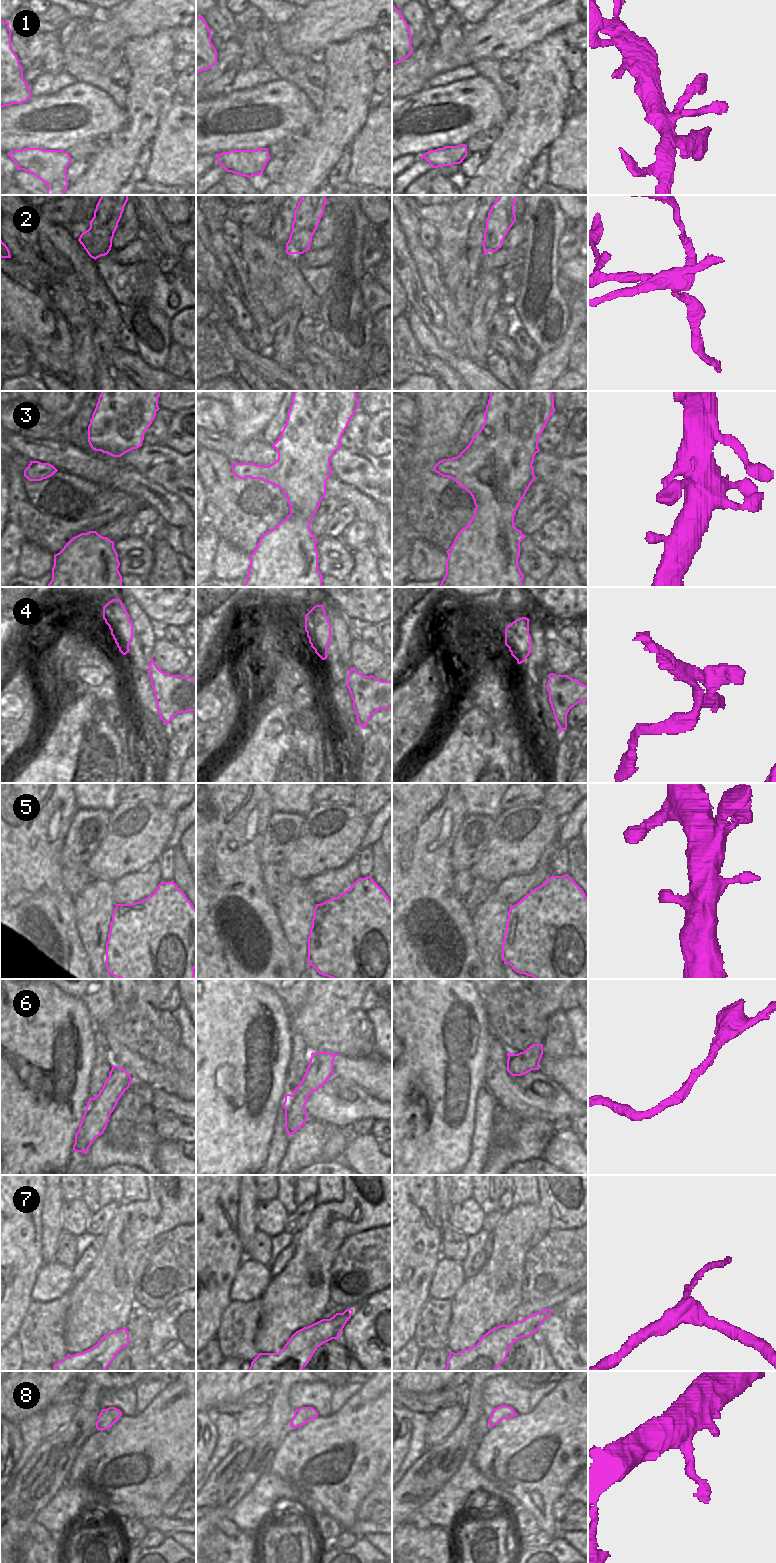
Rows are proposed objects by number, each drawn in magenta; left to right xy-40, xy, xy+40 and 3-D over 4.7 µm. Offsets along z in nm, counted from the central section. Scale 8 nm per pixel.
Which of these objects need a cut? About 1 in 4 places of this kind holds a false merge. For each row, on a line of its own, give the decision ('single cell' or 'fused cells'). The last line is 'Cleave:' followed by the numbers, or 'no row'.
1: single cell
2: fused cells
3: single cell
4: fused cells
5: single cell
6: single cell
7: single cell
8: single cell
Cleave: 2, 4

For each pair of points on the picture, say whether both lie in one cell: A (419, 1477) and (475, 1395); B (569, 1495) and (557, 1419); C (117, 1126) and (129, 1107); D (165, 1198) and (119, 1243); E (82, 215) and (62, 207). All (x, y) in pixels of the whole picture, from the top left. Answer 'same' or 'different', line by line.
A: same
B: different
C: same
D: same
E: different

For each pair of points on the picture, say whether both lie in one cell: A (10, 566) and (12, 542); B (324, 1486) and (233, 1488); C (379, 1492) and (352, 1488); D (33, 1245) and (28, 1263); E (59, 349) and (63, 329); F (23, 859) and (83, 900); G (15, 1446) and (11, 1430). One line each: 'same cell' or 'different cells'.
A: same cell
B: different cells
C: different cells
D: same cell
E: same cell
F: different cells
G: same cell

